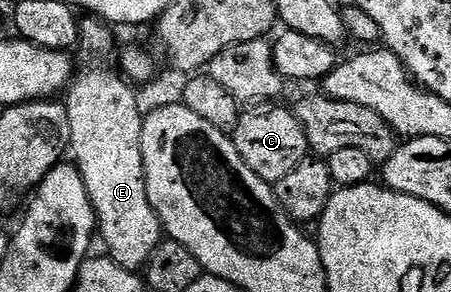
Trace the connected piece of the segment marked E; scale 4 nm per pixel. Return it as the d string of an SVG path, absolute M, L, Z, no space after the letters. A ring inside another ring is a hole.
M91 63L88 67L83 67L80 71L78 68L74 72L73 82L65 92L71 134L69 155L85 181L89 201L95 210L97 235L100 240L103 238L103 243L107 246L106 254L127 271L138 272L146 268L153 249L157 249L165 232L153 205L149 205L141 149L143 115L141 110L139 111L139 99L135 96L136 88L125 81L124 76L114 66L112 67L102 67L99 63Z

